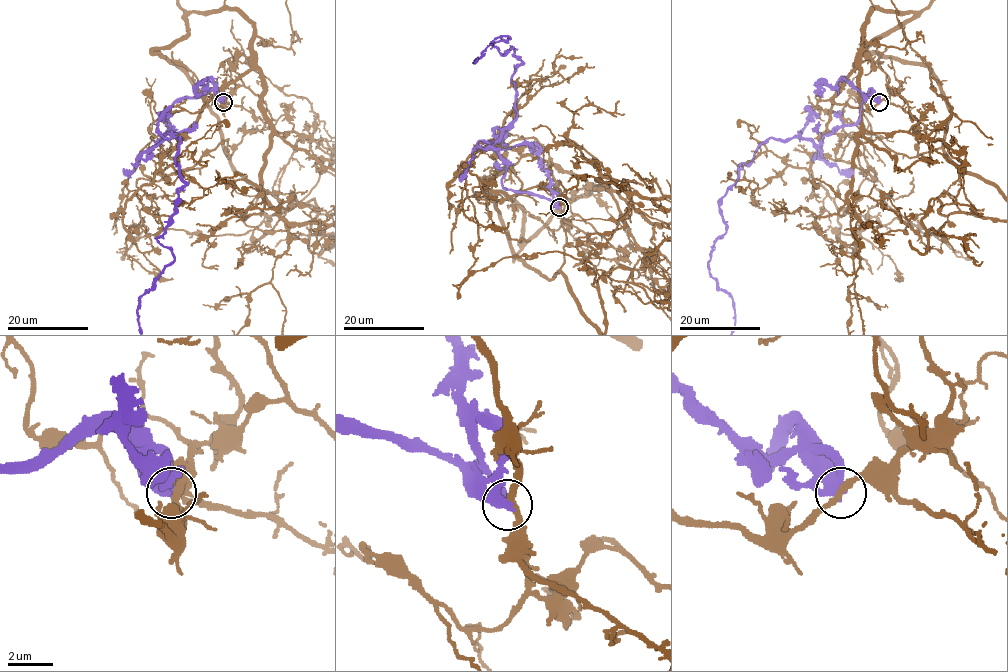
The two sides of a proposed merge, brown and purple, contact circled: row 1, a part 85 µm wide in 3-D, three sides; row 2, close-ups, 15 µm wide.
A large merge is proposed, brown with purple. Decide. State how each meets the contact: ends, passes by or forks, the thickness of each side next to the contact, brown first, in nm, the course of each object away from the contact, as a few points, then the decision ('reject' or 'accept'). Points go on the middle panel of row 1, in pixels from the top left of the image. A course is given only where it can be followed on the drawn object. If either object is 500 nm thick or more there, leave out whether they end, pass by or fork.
brown passes by; purple ends; calibres 280 and 480 nm; course purple (559, 207), (502, 186), (494, 143), (515, 116), (521, 62), (493, 45), (507, 36), (473, 63), (479, 54); reject

